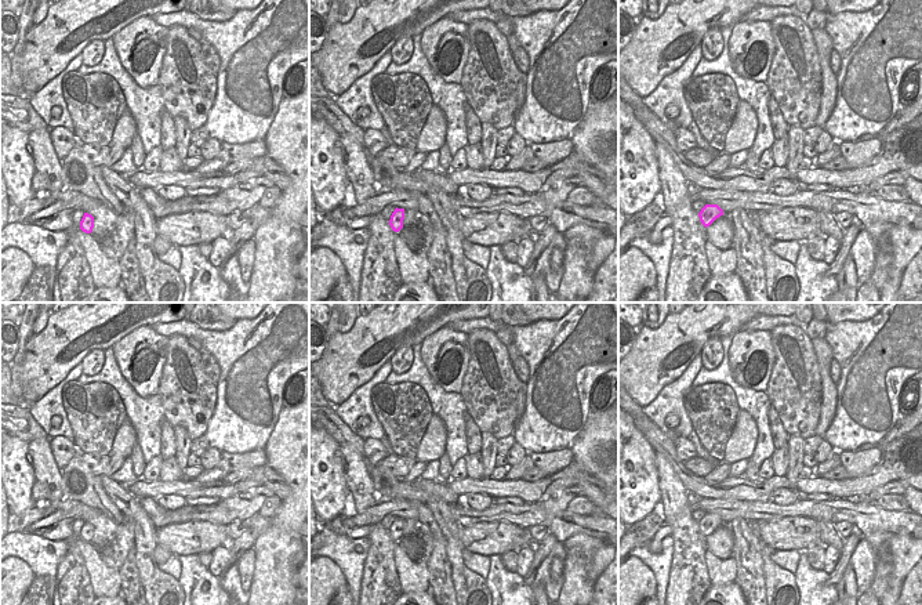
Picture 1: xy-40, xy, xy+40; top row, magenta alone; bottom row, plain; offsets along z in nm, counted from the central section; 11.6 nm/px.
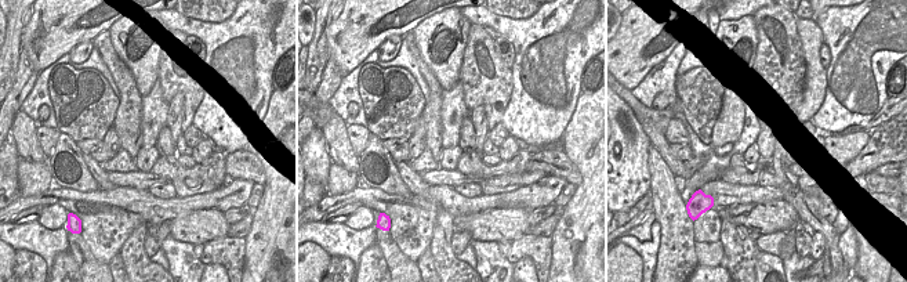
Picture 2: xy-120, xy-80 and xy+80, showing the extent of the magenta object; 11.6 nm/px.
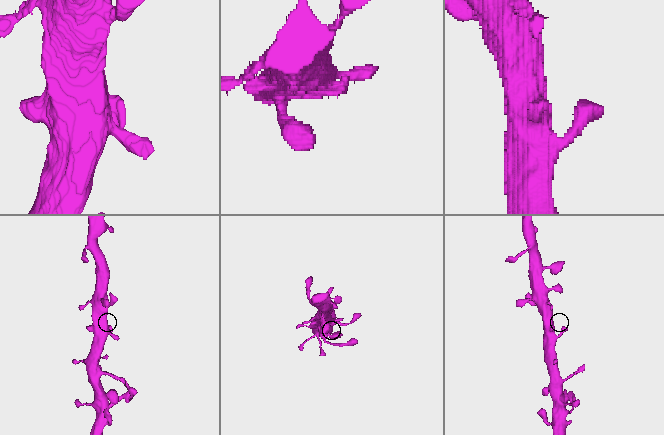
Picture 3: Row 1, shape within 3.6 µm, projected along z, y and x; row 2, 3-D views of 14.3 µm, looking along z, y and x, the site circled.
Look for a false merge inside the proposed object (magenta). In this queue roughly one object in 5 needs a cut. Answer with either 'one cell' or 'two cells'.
one cell

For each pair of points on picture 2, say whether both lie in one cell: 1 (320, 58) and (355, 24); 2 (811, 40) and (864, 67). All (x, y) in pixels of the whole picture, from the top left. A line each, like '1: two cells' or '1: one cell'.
1: two cells
2: two cells

